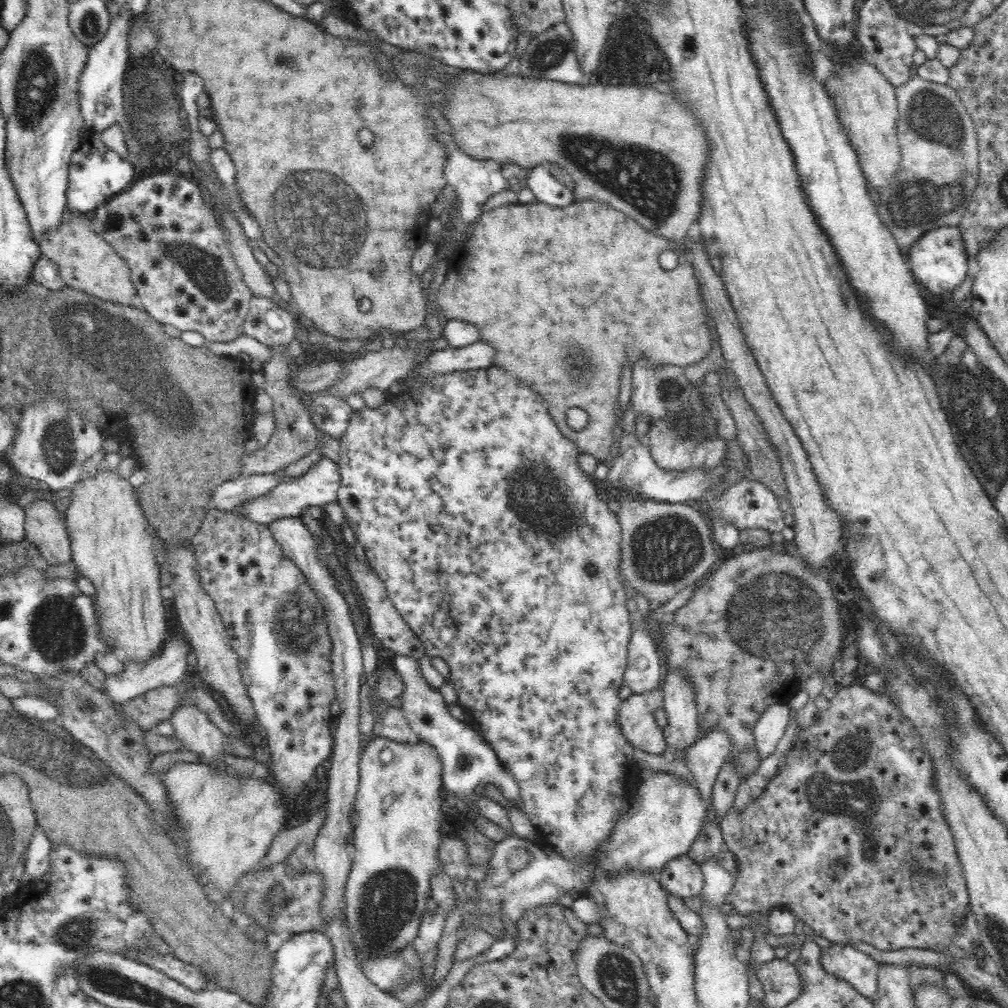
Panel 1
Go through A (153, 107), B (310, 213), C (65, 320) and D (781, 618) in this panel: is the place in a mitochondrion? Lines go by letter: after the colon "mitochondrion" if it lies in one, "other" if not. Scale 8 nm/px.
A: mitochondrion
B: mitochondrion
C: mitochondrion
D: mitochondrion

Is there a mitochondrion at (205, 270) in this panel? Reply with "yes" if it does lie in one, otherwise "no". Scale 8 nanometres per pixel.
yes

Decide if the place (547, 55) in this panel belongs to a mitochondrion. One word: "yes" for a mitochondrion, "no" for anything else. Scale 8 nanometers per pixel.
yes

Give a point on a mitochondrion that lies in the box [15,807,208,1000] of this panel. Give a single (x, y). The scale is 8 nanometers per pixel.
(76, 932)

